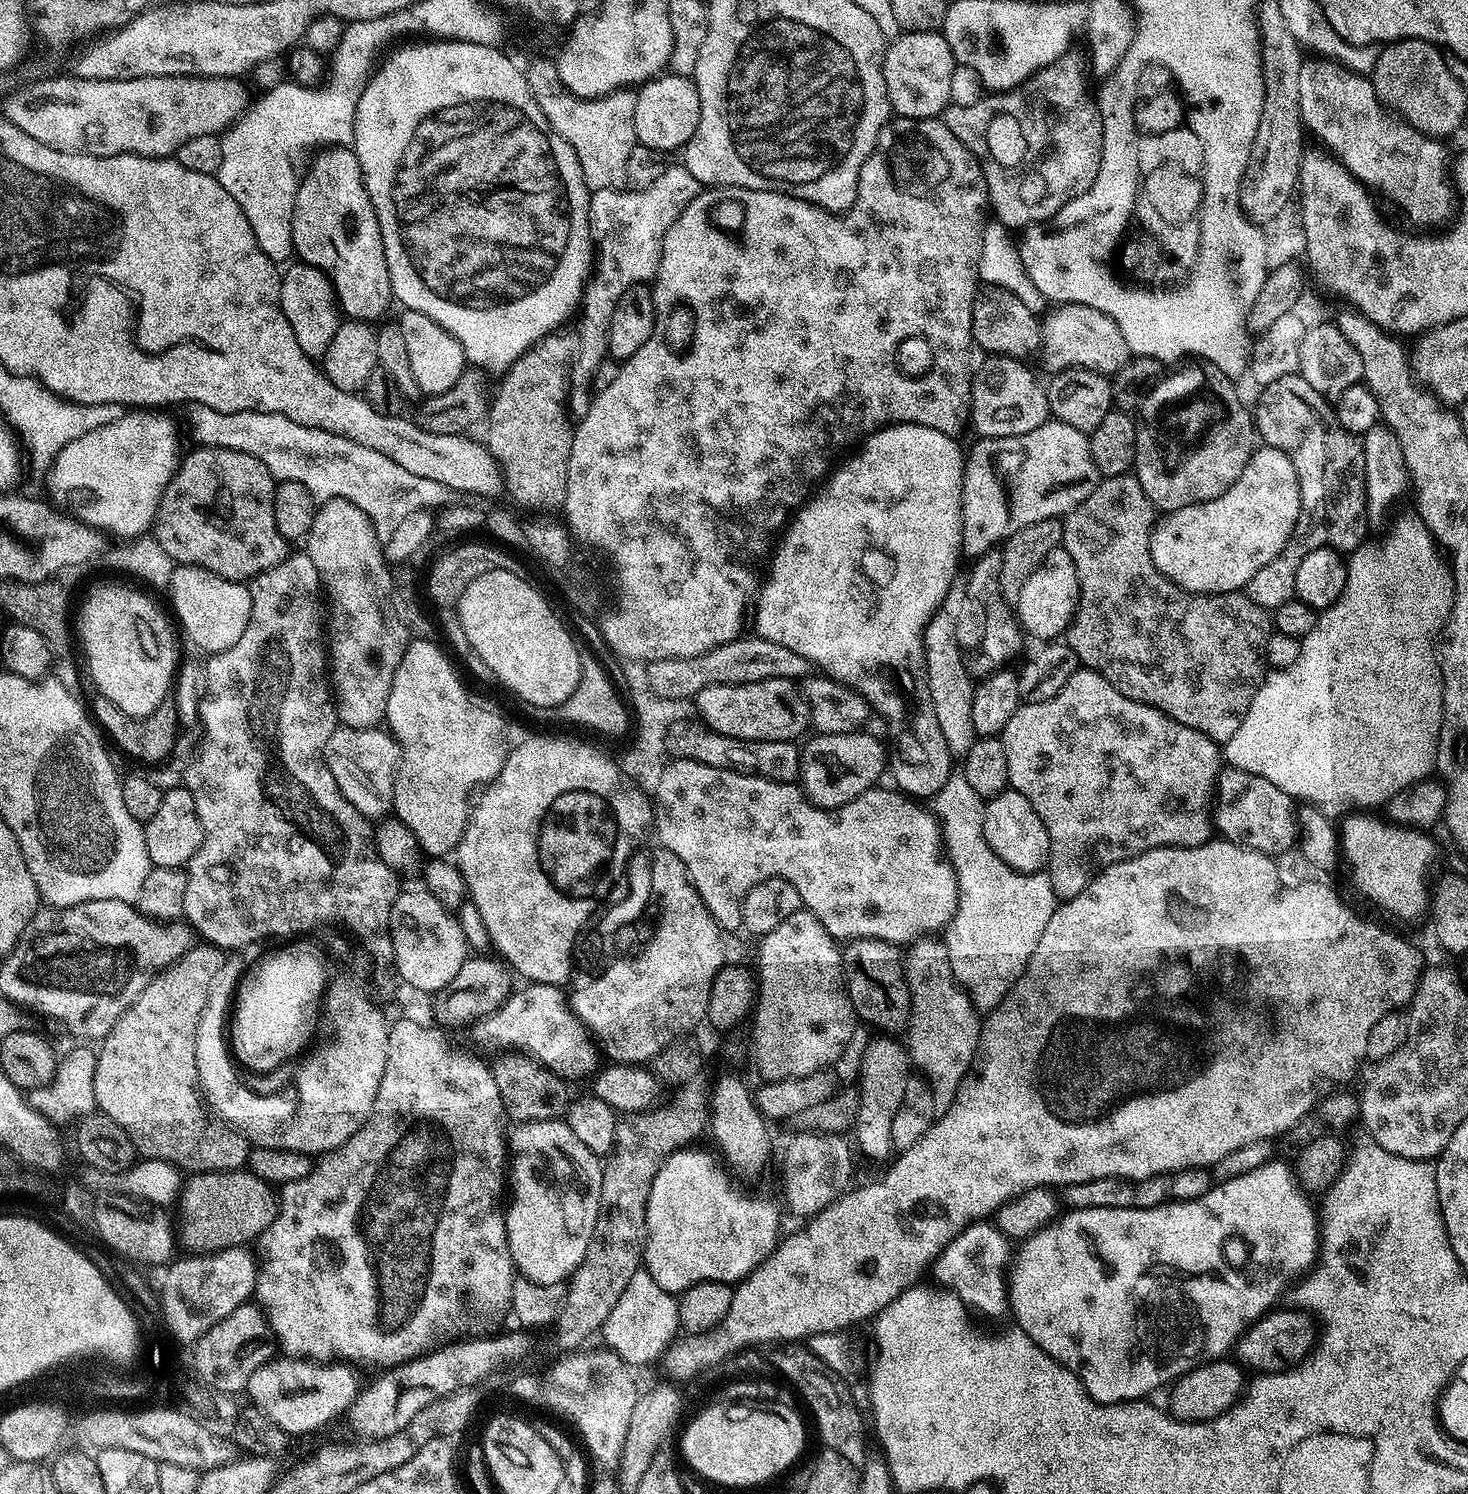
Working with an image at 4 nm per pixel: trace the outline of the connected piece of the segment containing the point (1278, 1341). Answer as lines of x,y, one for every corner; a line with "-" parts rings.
1303,1310
1280,1311
1268,1312
1249,1324
1237,1340
1234,1356
1245,1369
1253,1368
1251,1371
1256,1374
1284,1372
1301,1364
1316,1347
1318,1328
1313,1317

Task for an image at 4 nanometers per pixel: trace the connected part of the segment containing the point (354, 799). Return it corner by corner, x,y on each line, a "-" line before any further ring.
337,726
326,742
324,757
338,790
362,815
384,818
392,812
392,799
396,785
396,773
400,767
400,743
383,727
346,728

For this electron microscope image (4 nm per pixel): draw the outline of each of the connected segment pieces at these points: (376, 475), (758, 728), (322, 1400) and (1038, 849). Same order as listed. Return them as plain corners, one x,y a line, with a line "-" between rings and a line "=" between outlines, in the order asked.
193,404
187,411
197,445
254,454
254,458
270,470
273,478
302,482
317,502
339,496
354,502
358,510
372,519
381,542
394,534
394,526
398,526
406,514
439,510
453,503
453,490
442,482
434,482
434,478
418,478
418,474
402,470
398,462
390,462
390,458
386,458
386,454
378,454
378,450
366,450
366,446
358,446
338,434
298,426
298,422
290,422
290,418
276,412
219,412
201,404
=
770,678
766,682
749,684
719,684
706,686
694,698
695,715
710,730
726,734
726,738
753,740
754,742
799,741
804,731
809,731
808,701
793,681
=
273,1358
267,1360
250,1377
246,1389
251,1403
274,1426
282,1426
289,1437
304,1436
307,1432
316,1432
347,1413
356,1401
358,1383
353,1369
344,1362
313,1362
299,1358
=
1009,786
991,797
984,805
982,830
990,850
1015,872
1039,872
1047,865
1050,834
1046,834
1046,826
1042,826
1042,818
1034,814
1034,806
1030,806
1026,794
1018,794

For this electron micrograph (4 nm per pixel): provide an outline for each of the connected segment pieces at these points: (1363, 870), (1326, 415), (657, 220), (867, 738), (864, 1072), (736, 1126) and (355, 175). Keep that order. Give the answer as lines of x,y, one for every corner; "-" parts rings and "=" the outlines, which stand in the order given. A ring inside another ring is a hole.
1349,814
1339,821
1338,835
1343,859
1352,867
1352,876
1356,884
1380,907
1386,908
1394,916
1412,920
1415,916
1425,915
1430,904
1430,879
1428,867
1436,856
1436,848
1427,831
1418,828
1404,828
1387,819
1379,820
1376,814
=
1298,374
1279,378
1276,382
1259,389
1260,397
1254,404
1254,428
1265,445
1269,448
1282,450
1286,458
1294,466
1294,474
1298,474
1298,490
1300,491
1300,513
1298,522
1294,526
1292,536
1288,540
1288,545
1284,548
1274,562
1266,562
1254,578
1250,578
1246,594
1250,602
1254,602
1262,609
1271,610
1282,606
1285,602
1294,599
1294,578
1298,574
1298,566
1302,563
1302,558
1310,554
1310,550
1319,548
1335,548
1341,554
1351,554
1365,543
1368,532
1368,495
1366,494
1366,458
1364,457
1364,446
1361,437
1347,432
1336,420
1336,413
1333,405
1329,403
1325,396
1318,394
1306,378
=
669,166
666,174
646,186
646,190
598,190
588,198
588,226
592,229
594,245
594,267
584,289
582,303
578,309
580,316
580,349
570,377
570,404
573,409
583,409
586,404
584,392
580,388
591,389
593,376
601,362
609,359
608,335
610,318
614,318
614,306
618,298
635,284
655,281
656,271
662,258
662,242
666,230
694,202
702,190
702,185
690,170
683,166
=
857,730
854,732
843,732
842,734
823,734
813,735
813,740
808,745
803,745
800,753
800,779
799,787
805,796
812,803
817,804
820,808
829,810
841,808
846,802
858,798
868,788
877,783
876,780
880,775
886,772
886,748
880,745
880,740
876,736
871,736
868,730
=
888,1034
877,1036
880,1037
870,1041
860,1056
860,1105
854,1137
856,1136
857,1144
855,1147
860,1147
870,1159
887,1161
894,1152
890,1142
890,1122
894,1122
894,1114
898,1111
898,1106
902,1106
902,1093
906,1091
910,1075
910,1057
907,1047
901,1041
899,1044
896,1038
=
724,1076
717,1082
712,1096
710,1092
710,1132
712,1128
712,1136
720,1147
719,1159
733,1177
752,1180
763,1174
772,1156
772,1136
768,1127
769,1121
756,1107
753,1093
750,1088
748,1092
747,1086
738,1077
=
328,146
312,160
312,169
299,177
292,215
292,246
303,263
316,267
328,276
336,293
339,310
345,317
376,322
394,304
390,270
386,266
384,239
378,226
372,199
364,185
364,175
355,151
348,146

